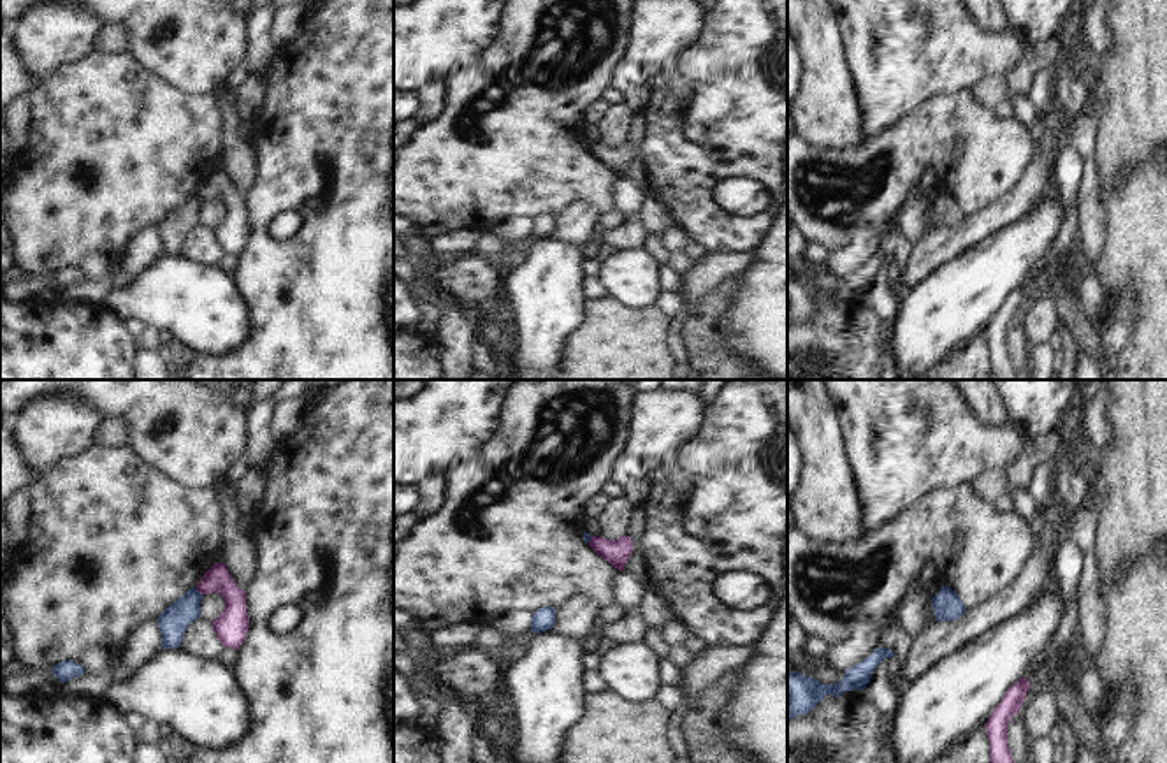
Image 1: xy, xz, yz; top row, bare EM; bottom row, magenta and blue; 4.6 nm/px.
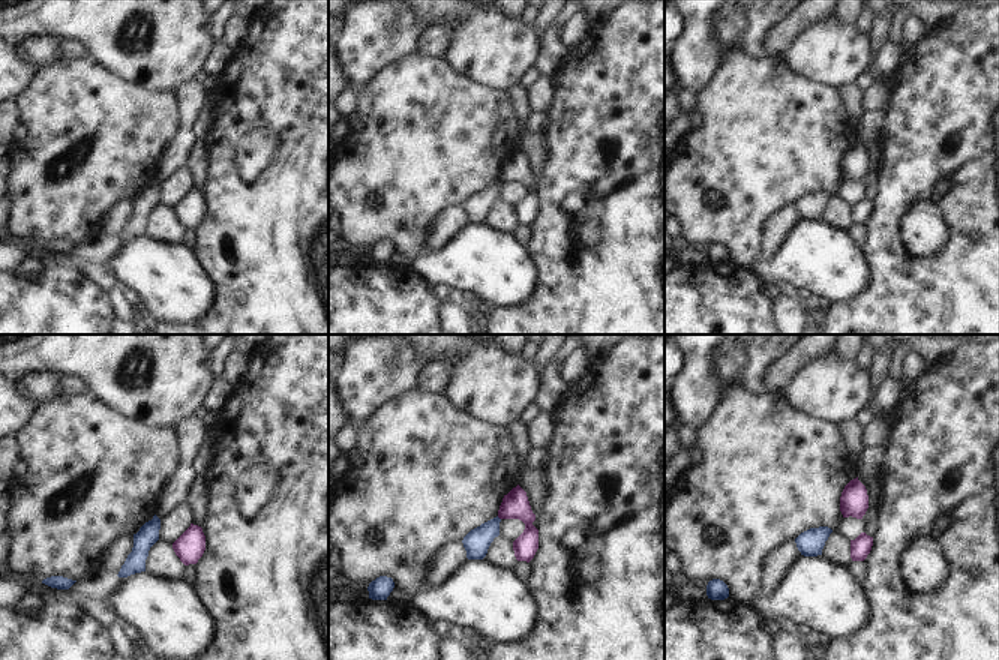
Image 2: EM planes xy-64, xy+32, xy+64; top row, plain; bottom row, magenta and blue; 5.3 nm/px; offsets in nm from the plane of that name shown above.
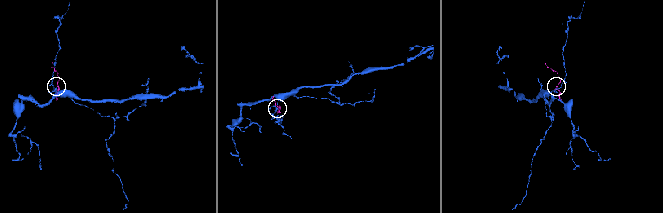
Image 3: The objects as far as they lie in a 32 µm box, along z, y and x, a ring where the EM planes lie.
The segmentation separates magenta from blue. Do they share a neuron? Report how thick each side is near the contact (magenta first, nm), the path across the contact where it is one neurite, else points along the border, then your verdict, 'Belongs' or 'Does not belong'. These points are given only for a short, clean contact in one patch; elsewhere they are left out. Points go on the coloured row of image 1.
Thickness 160 nm (magenta) against 140 nm. Boundary: xy (194, 588), (202, 595). Does not belong.

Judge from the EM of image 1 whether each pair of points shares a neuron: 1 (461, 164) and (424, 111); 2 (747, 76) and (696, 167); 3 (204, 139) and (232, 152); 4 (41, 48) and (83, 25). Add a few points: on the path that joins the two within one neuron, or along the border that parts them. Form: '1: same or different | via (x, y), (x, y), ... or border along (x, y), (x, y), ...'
1: different | border along (445, 81), (443, 109), (419, 127)
2: same | via (747, 102), (747, 130), (723, 155)
3: different | border along (215, 106), (220, 116), (222, 160)
4: same | via (51, 37), (72, 32)

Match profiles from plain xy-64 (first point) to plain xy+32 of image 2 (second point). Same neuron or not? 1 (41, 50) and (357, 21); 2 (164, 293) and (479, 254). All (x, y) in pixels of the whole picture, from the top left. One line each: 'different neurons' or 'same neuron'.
1: same neuron
2: same neuron

